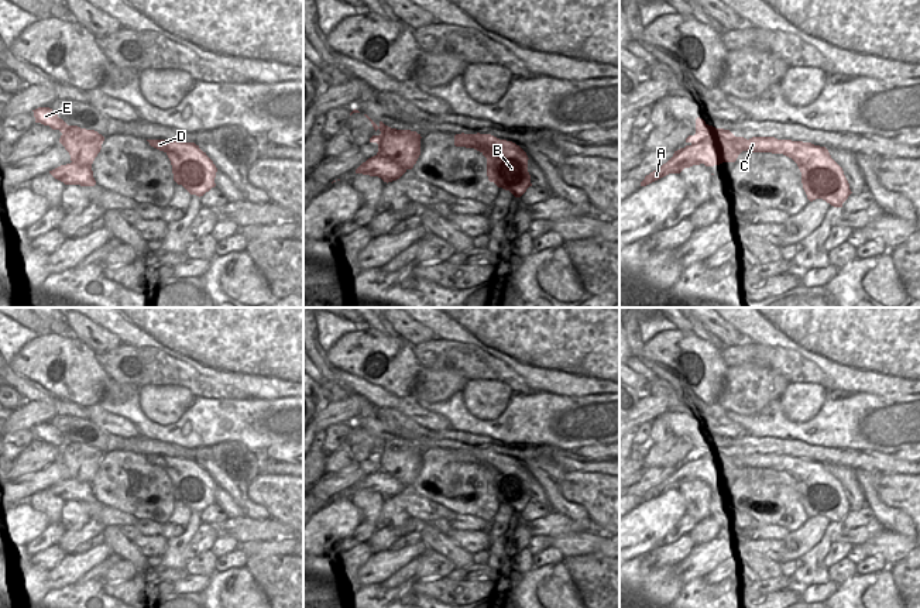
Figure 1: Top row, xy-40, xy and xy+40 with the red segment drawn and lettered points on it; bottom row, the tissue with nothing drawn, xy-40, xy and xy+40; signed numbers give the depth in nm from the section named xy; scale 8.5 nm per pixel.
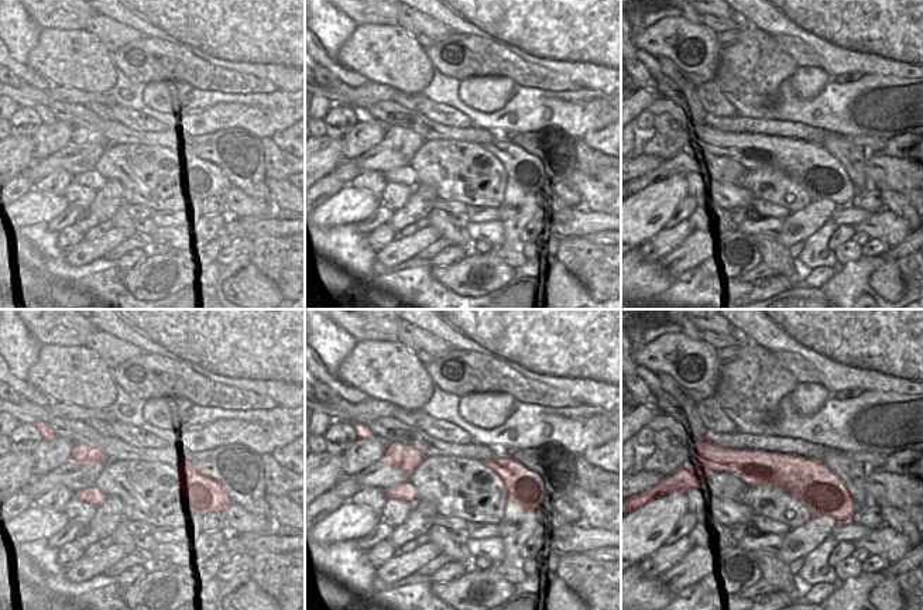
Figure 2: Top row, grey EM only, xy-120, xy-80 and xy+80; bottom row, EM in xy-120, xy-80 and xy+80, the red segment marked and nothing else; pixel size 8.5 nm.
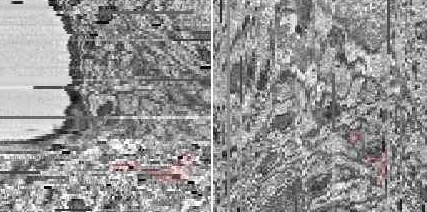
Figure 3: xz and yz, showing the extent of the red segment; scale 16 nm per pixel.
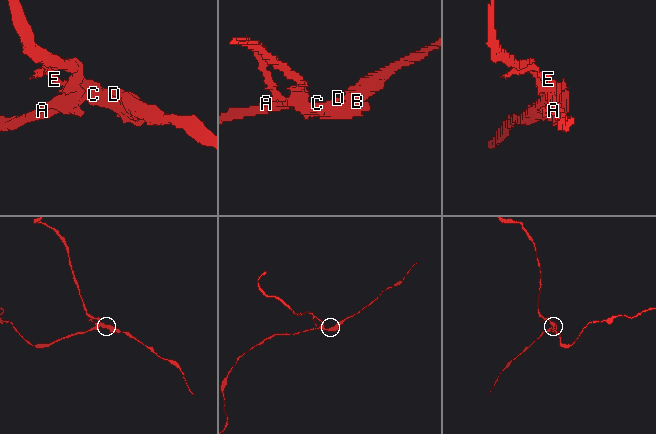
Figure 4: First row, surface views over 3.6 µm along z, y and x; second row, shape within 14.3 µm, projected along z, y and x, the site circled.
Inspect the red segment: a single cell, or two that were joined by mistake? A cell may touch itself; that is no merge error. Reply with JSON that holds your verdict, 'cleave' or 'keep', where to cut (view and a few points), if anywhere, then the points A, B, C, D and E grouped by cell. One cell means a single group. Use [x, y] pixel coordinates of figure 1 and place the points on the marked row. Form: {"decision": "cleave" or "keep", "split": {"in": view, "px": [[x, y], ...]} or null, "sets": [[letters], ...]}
{"decision": "cleave", "split": {"in": "xy", "px": [[378, 143], [383, 151], [405, 169]]}, "sets": [["A"], ["B", "C", "D", "E"]]}

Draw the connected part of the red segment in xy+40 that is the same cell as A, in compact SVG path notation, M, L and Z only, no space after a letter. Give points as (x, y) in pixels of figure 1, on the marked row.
M698 142L686 145L684 148L674 151L673 157L666 164L646 175L641 182L641 186L646 186L669 174L680 174L684 168L700 164L703 164L701 145Z

